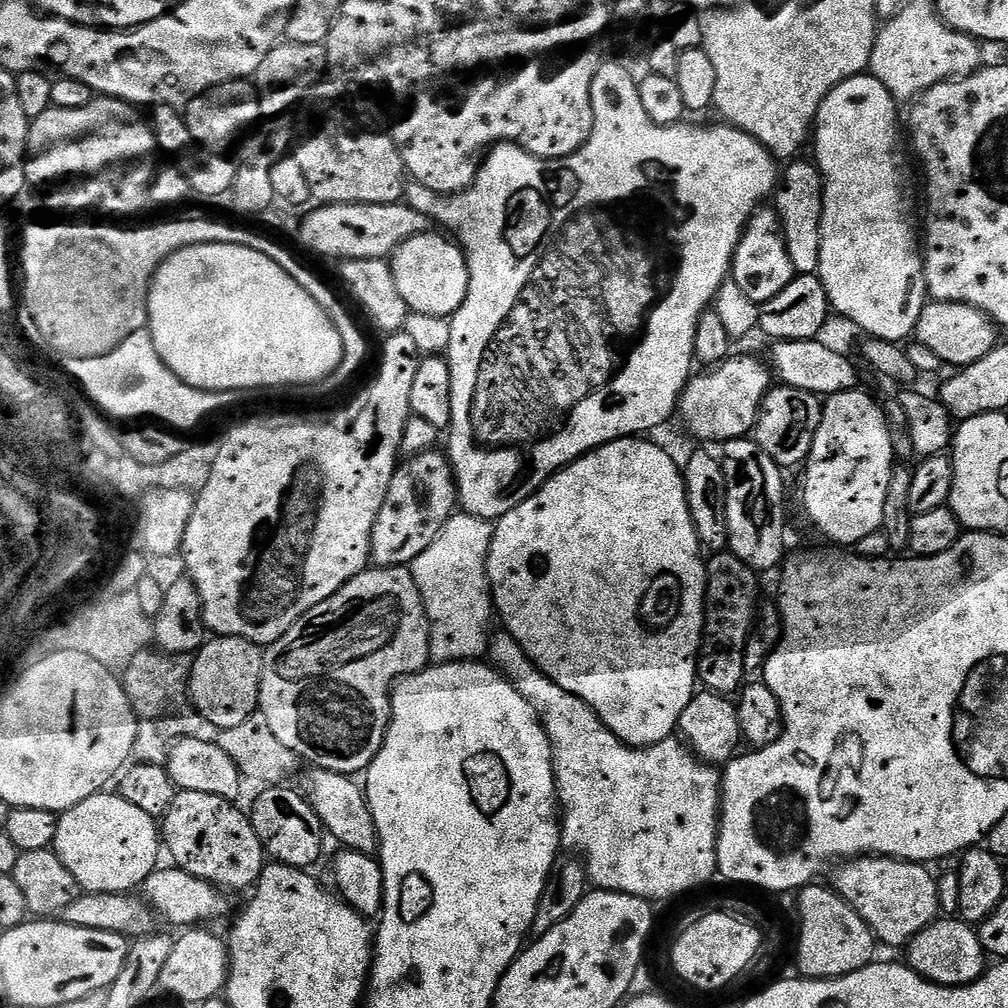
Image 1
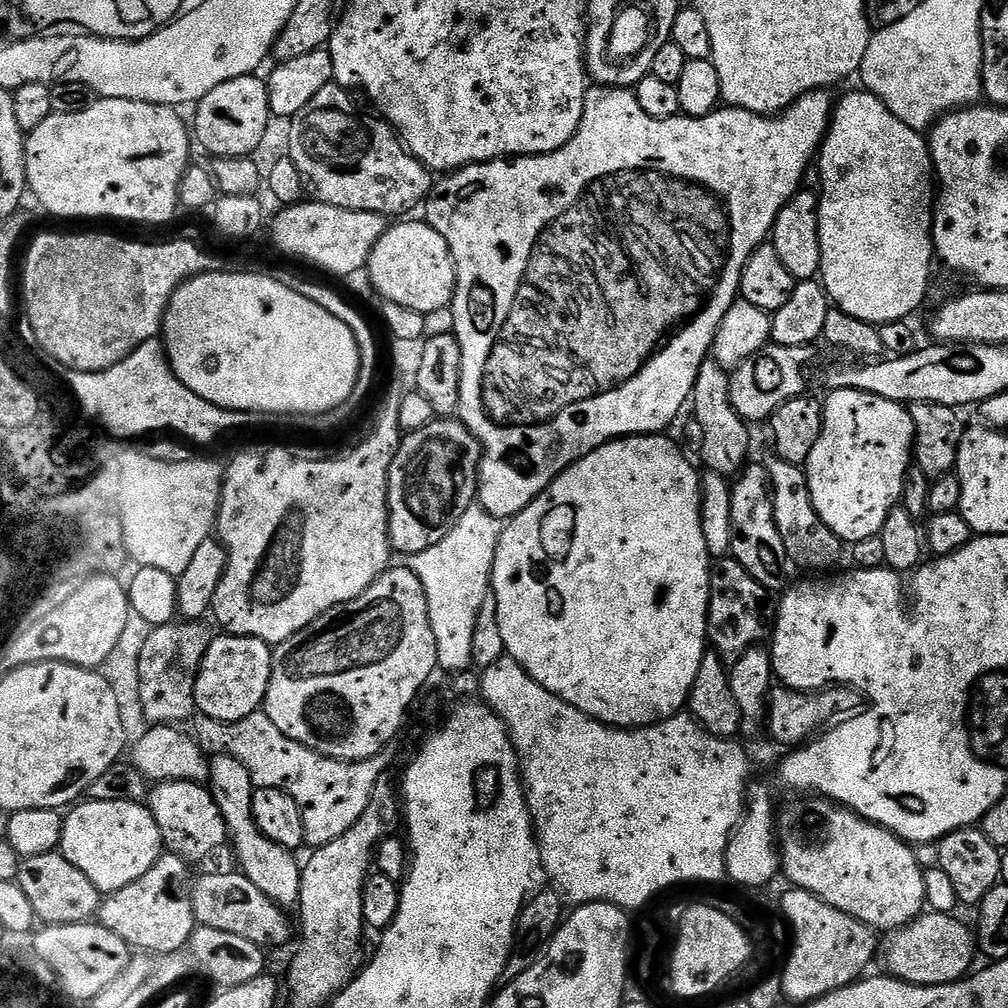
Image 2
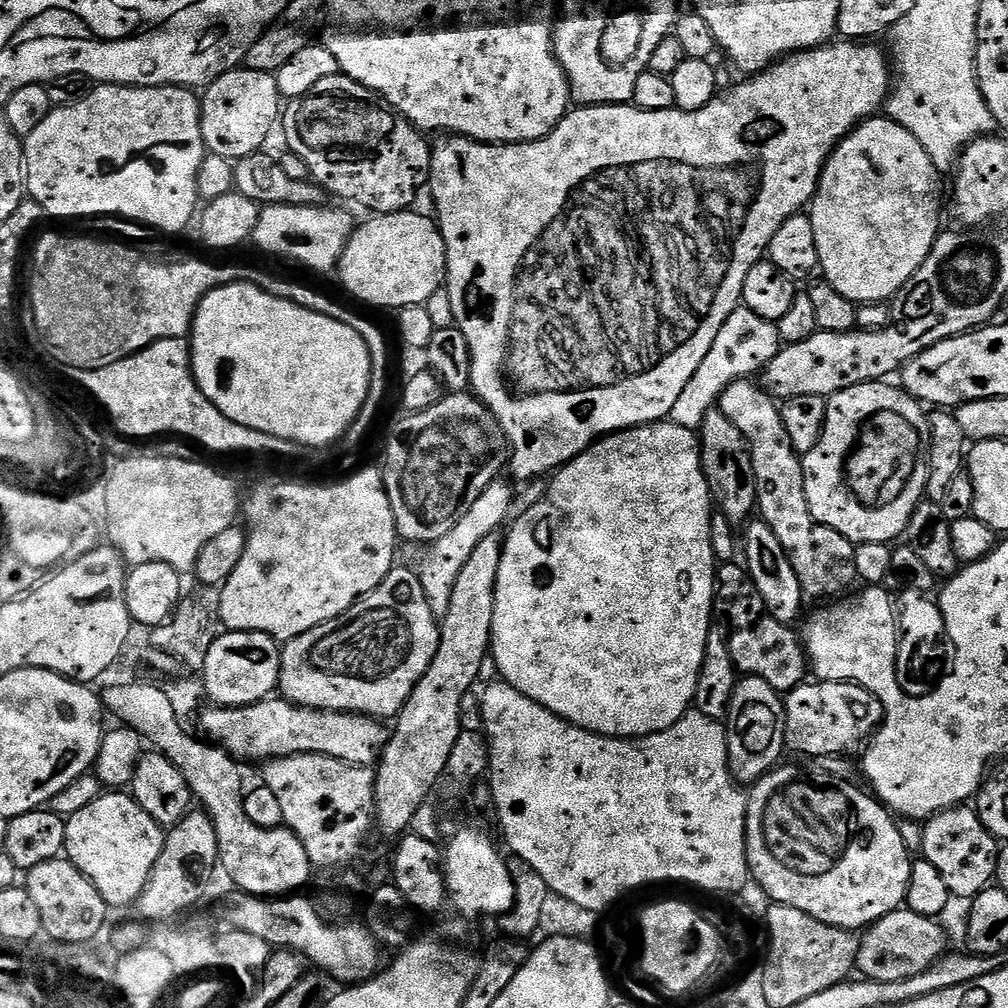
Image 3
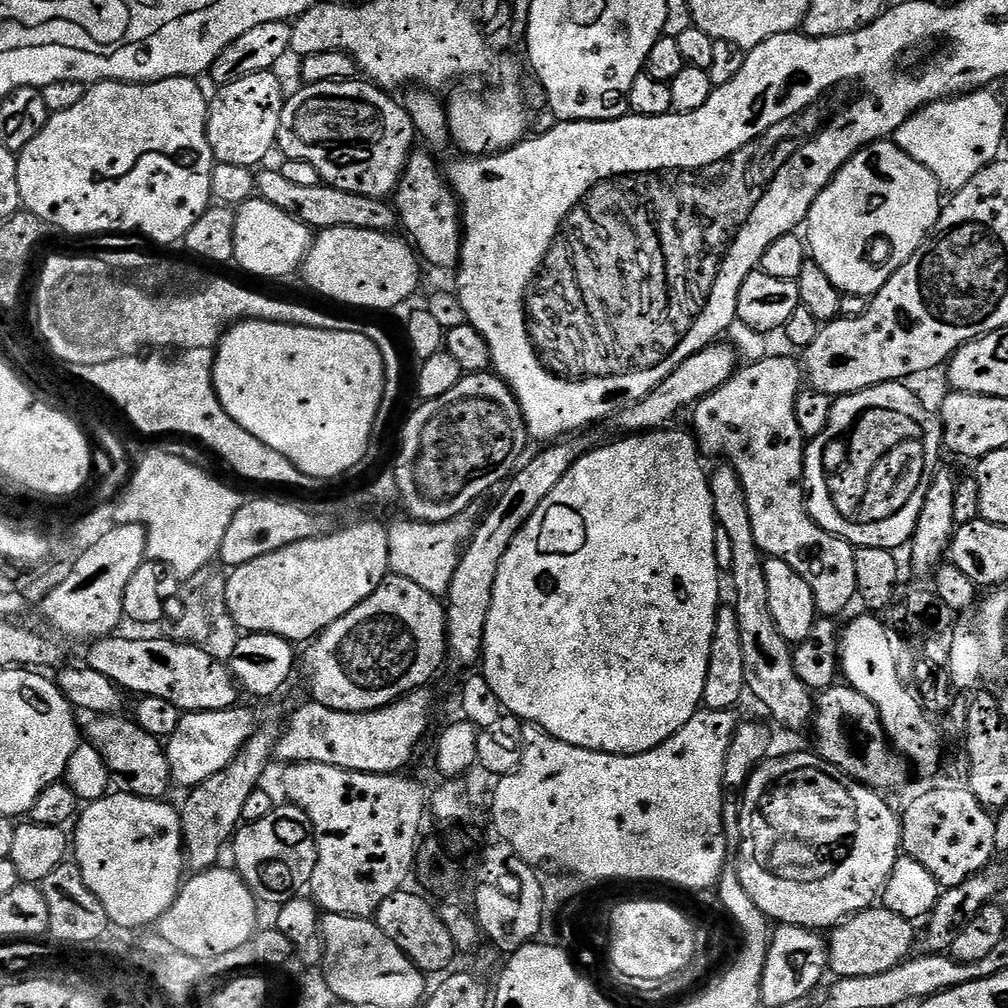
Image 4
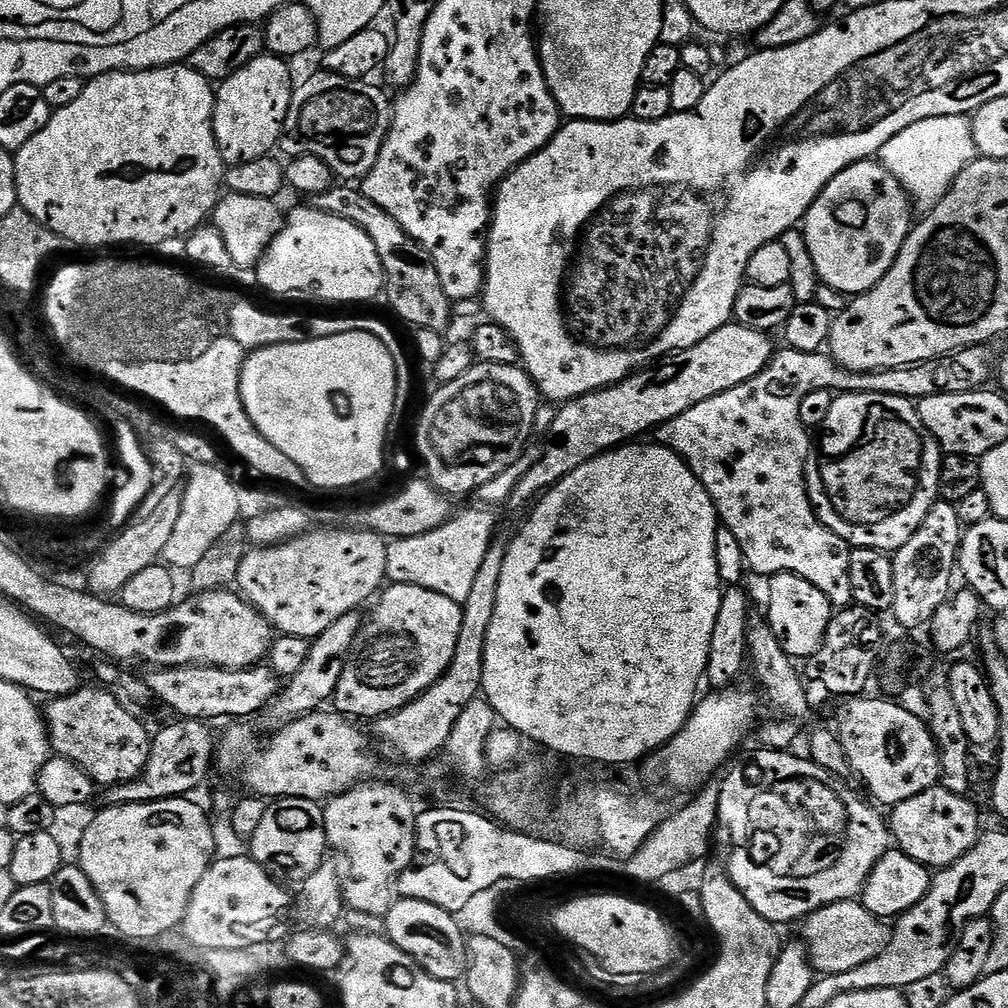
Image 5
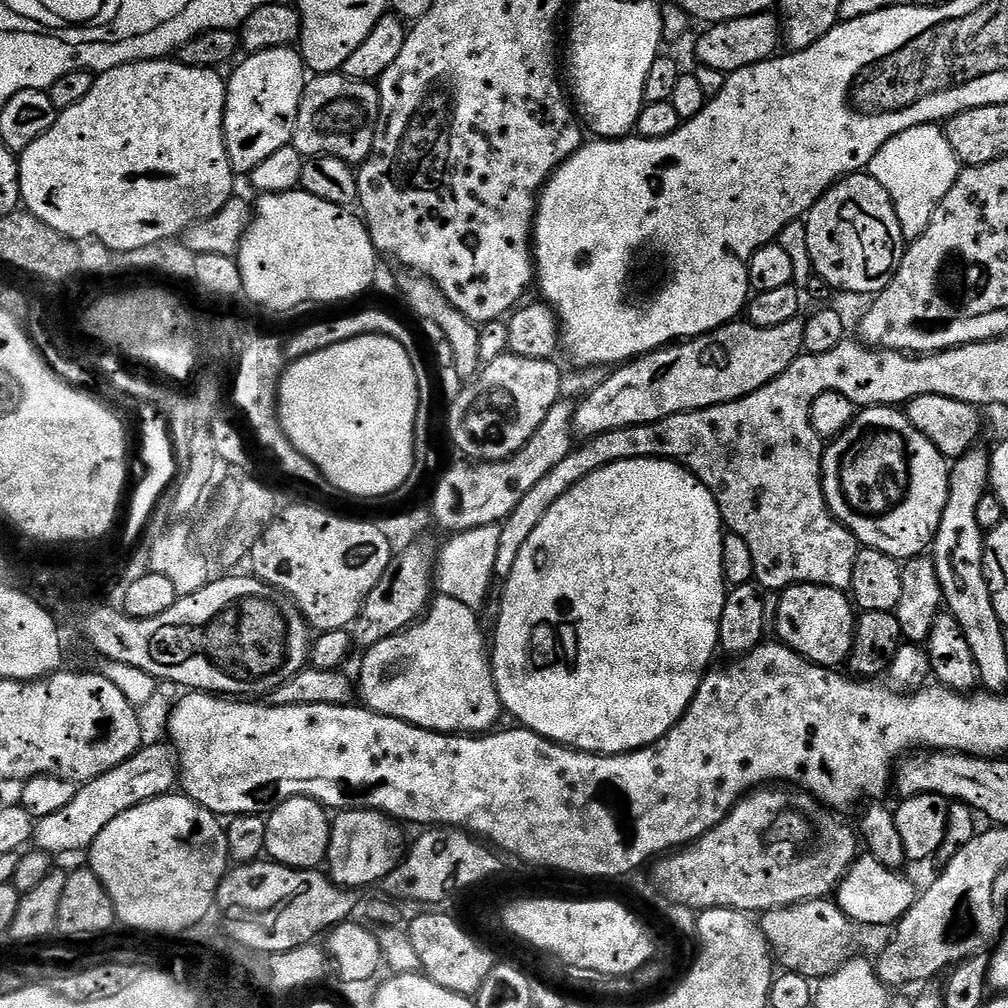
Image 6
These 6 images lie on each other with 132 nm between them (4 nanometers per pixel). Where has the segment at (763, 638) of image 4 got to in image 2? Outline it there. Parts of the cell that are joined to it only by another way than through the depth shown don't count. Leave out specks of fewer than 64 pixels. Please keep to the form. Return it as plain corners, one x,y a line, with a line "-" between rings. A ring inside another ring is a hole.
716,359
704,360
698,370
696,384
692,388
690,412
692,408
693,414
696,415
695,427
699,428
702,434
702,450
698,456
699,459
704,459
707,471
717,476
735,478
749,463
748,451
752,448
752,440
748,437
749,425
734,410
729,383
729,369
720,365

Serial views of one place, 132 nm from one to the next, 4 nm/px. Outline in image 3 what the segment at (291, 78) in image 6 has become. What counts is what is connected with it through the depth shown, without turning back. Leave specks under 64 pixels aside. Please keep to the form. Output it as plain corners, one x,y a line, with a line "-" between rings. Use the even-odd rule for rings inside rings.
246,66
234,72
222,74
213,84
203,89
200,100
200,125
205,149
213,156
221,156
230,161
244,160
257,155
268,140
272,127
277,127
282,116
282,97
278,82
271,72
251,72

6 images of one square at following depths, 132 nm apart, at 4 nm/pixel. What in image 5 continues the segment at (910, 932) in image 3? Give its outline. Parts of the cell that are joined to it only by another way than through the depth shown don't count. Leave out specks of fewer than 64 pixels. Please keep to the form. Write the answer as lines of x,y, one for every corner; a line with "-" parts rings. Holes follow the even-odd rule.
859,899
822,906
804,917
799,928
799,939
803,948
808,951
808,961
820,976
846,974
846,970
854,970
854,966
870,962
870,958
882,954
890,935
889,925
883,919
870,914
870,910
866,910

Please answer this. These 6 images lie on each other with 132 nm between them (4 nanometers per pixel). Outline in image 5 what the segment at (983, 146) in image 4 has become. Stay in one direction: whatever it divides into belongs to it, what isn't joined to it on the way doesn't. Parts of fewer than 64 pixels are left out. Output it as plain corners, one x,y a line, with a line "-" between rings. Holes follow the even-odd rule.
943,116
926,118
906,126
902,134
894,134
878,153
879,163
908,191
908,198
917,213
927,214
935,210
938,202
946,198
958,174
977,159
976,143
972,137
972,121
968,116

